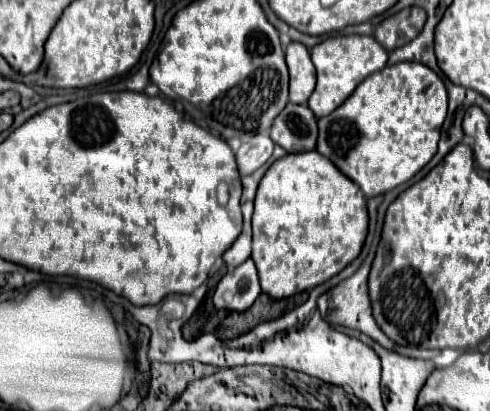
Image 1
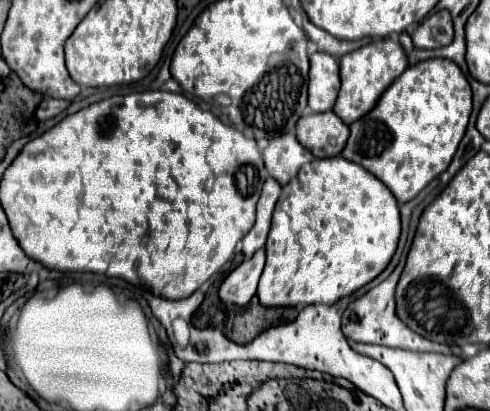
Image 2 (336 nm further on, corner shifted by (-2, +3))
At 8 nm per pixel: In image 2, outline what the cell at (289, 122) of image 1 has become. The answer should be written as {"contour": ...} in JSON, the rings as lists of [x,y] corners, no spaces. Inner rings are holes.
{"contour":[[[332,111],[310,113],[298,119],[296,137],[314,157],[334,157],[348,139],[348,125]]]}

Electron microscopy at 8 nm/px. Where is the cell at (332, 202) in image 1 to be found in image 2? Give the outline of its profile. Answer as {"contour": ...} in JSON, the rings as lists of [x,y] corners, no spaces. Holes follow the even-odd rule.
{"contour":[[[340,155],[330,157],[330,159],[314,159],[308,165],[304,165],[300,169],[300,173],[296,175],[296,179],[292,179],[288,185],[282,187],[282,195],[274,207],[274,217],[272,217],[272,227],[268,233],[268,241],[266,241],[266,267],[264,273],[260,277],[260,285],[258,285],[258,299],[264,307],[296,307],[296,305],[312,305],[312,303],[336,303],[340,297],[346,297],[350,293],[354,293],[356,289],[360,289],[362,285],[366,285],[368,281],[372,281],[380,271],[384,271],[384,267],[390,263],[396,245],[398,245],[398,237],[400,237],[400,211],[398,211],[398,203],[394,199],[394,195],[368,171],[364,171],[360,165],[344,161]]]}

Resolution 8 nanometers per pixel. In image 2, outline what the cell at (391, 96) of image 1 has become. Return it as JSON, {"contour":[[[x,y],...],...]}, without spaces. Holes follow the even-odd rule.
{"contour":[[[426,59],[406,67],[406,71],[392,81],[382,93],[376,107],[358,121],[350,123],[350,137],[342,149],[342,157],[362,165],[374,177],[378,177],[402,205],[418,195],[434,177],[438,177],[452,161],[460,139],[464,137],[468,117],[472,111],[472,91],[464,73],[450,59]]]}

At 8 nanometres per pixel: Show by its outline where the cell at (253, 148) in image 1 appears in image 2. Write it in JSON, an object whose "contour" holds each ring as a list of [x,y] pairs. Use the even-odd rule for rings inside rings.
{"contour":[[[294,133],[280,135],[276,139],[270,139],[268,147],[262,151],[264,165],[268,173],[280,183],[290,183],[302,165],[310,163],[314,157],[298,143]]]}

